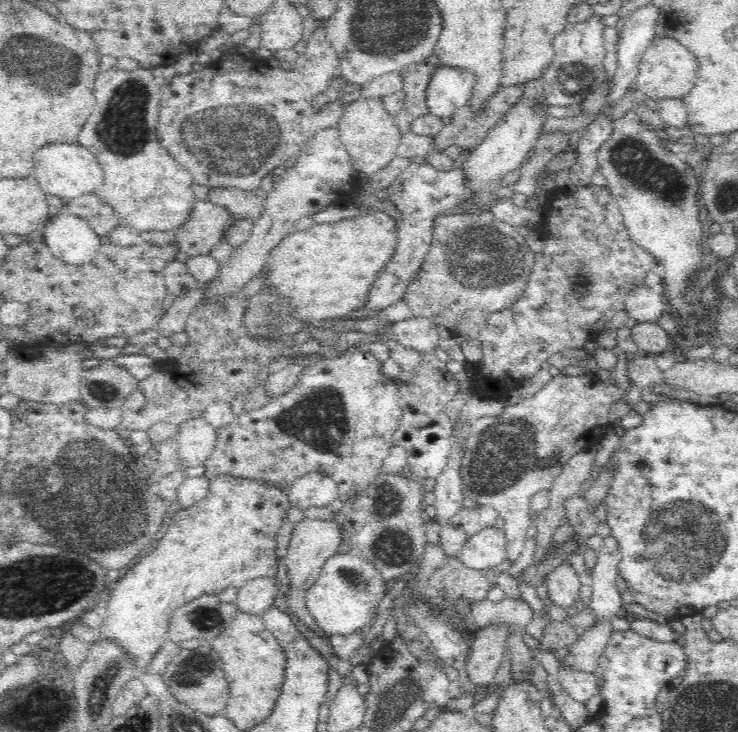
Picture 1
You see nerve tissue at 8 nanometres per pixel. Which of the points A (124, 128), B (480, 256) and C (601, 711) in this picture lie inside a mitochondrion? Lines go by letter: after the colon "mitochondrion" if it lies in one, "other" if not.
A: mitochondrion
B: mitochondrion
C: other

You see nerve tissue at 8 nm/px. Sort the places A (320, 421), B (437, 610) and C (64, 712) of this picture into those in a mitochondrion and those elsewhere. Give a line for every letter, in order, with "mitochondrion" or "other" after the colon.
A: mitochondrion
B: other
C: mitochondrion

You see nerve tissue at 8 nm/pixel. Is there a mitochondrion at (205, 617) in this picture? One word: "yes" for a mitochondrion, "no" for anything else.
yes

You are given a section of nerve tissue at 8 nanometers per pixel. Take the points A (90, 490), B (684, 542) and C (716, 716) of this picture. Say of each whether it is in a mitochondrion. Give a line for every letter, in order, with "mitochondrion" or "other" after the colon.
A: mitochondrion
B: mitochondrion
C: mitochondrion

